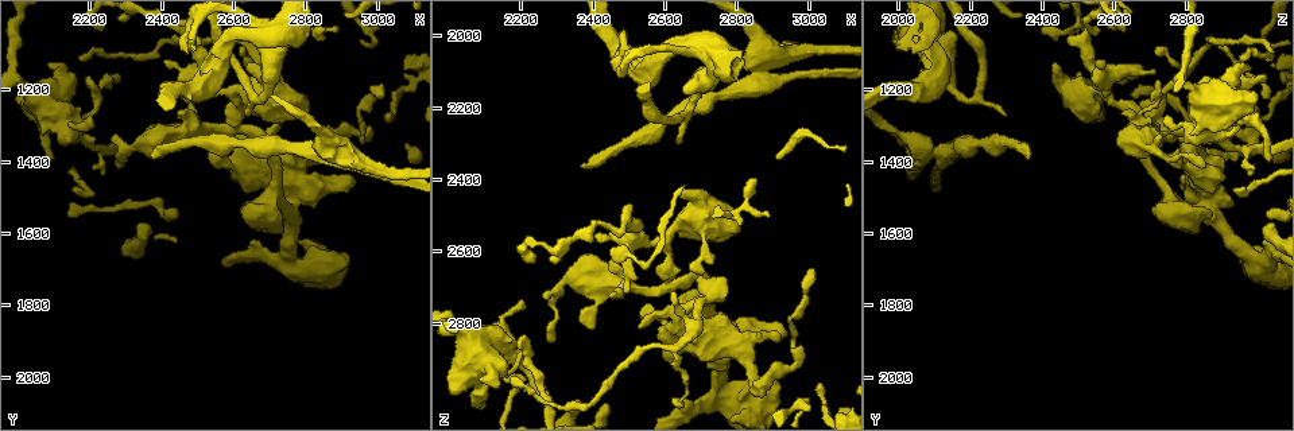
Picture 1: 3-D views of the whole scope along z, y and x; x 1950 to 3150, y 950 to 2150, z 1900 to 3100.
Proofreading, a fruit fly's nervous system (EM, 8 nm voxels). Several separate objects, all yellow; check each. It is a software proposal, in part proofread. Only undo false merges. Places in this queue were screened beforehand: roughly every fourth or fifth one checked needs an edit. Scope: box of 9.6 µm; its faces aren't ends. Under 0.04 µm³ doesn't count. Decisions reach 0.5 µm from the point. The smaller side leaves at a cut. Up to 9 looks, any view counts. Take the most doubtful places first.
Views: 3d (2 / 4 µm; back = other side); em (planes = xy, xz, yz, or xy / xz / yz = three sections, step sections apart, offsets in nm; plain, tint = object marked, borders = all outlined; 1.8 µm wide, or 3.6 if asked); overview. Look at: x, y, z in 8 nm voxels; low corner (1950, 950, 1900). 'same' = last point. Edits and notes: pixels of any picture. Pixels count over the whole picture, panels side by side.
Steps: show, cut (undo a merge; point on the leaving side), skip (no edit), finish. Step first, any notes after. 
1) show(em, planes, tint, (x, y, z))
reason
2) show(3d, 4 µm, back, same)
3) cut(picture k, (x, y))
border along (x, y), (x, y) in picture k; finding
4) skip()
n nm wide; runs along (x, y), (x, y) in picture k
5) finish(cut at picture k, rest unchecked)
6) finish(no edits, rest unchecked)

show(3d, 4 µm, (2750, 1550, 2870))
calibre changes

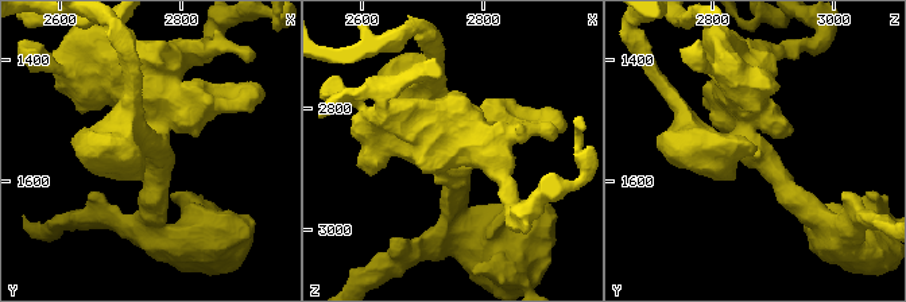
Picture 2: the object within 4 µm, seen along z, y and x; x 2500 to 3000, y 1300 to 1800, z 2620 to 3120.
show(em, planes, tint, (2755, 1545, 2870))
shape alone is not enough

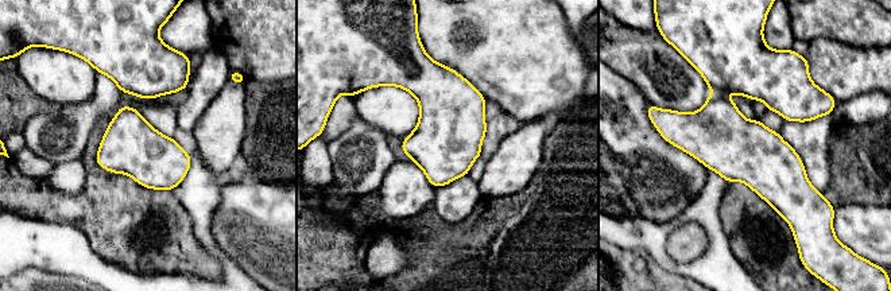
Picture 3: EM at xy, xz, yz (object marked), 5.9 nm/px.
skip()
340 nm wide; continuous, no second neuron

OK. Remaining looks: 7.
show(em, planes, tint, (2550, 1150, 2110))
abrupt turn

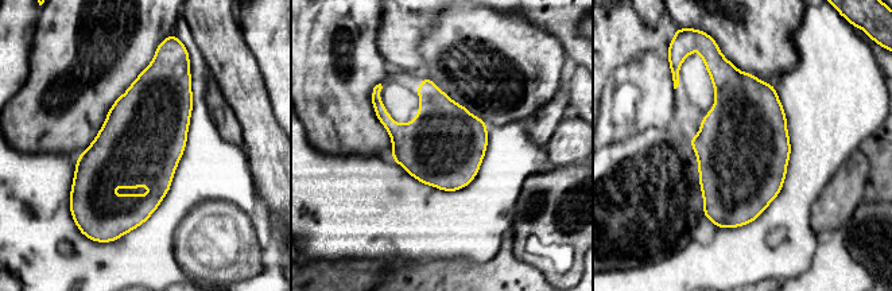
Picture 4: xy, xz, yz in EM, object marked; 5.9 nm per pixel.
skip()
all the same neuron

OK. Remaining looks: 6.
show(em, yz, step 8, tint, (2500, 1170, 2580))
sharp bend

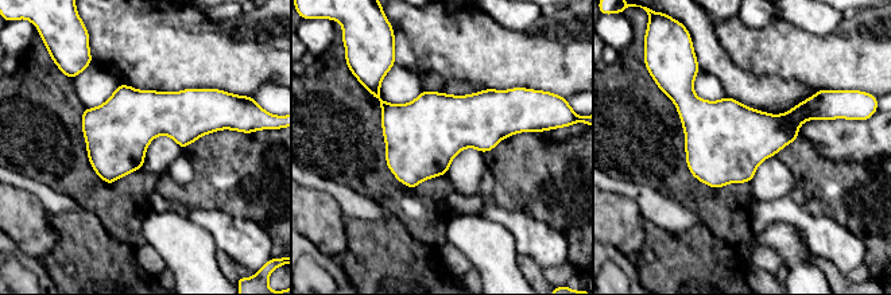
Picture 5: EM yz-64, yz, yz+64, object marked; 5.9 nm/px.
show(em, planes, borders, same)
cut it another way

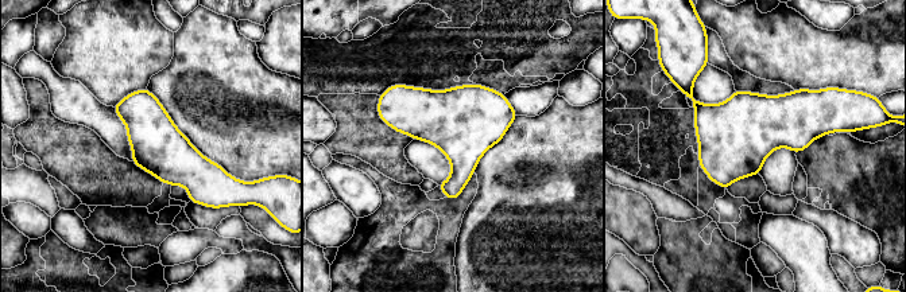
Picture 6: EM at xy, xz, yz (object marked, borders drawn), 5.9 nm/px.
skip()
all the same neuron

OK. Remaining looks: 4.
show(3d, 4 µm, (2620, 1350, 2230))
narrows sharply

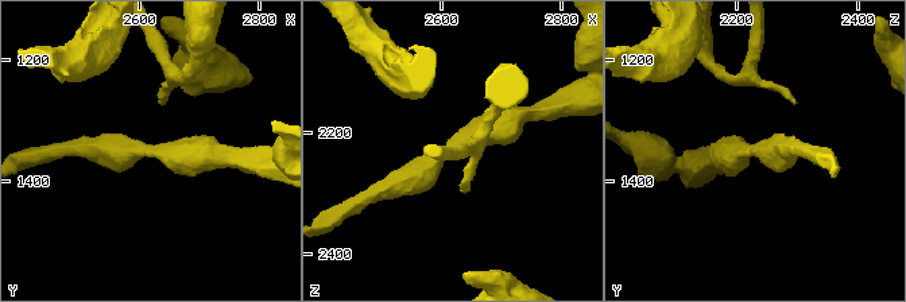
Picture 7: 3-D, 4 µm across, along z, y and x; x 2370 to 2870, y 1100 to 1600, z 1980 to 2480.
show(em, planes, tint, (2615, 1350, 2225))
arms of 320, 440 nm

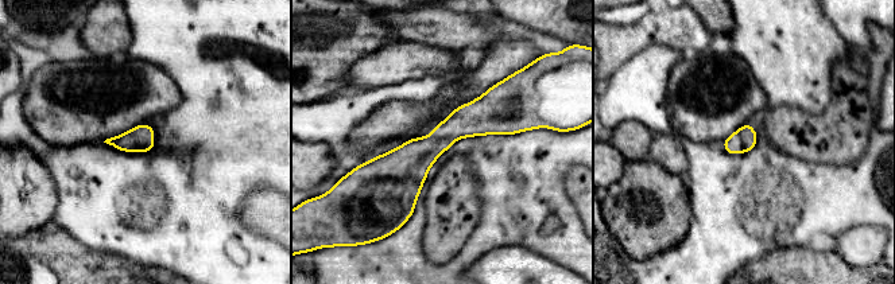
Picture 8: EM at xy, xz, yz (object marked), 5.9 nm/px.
skip()
150 nm wide; runs along (522, 125), (461, 123), (405, 168), (367, 168) in picture 8; one neuron here

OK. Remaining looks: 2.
finish(no edits, rest unchecked)

